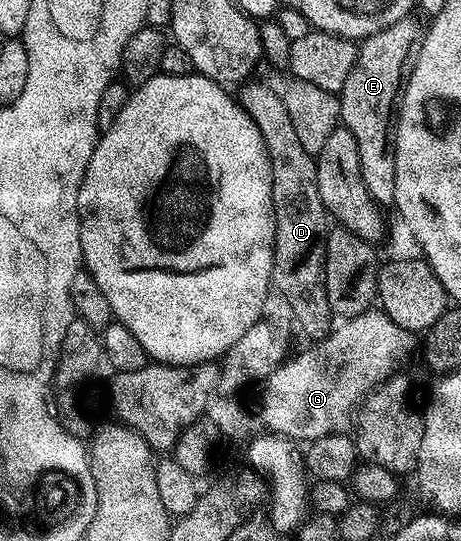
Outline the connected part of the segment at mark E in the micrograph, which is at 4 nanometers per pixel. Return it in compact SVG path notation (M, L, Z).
M407 18L390 28L377 32L361 41L358 61L340 93L342 101L341 123L356 138L360 154L360 170L373 195L382 198L394 187L394 154L392 151L392 121L396 105L404 88L408 61L420 40L420 28L414 18Z

